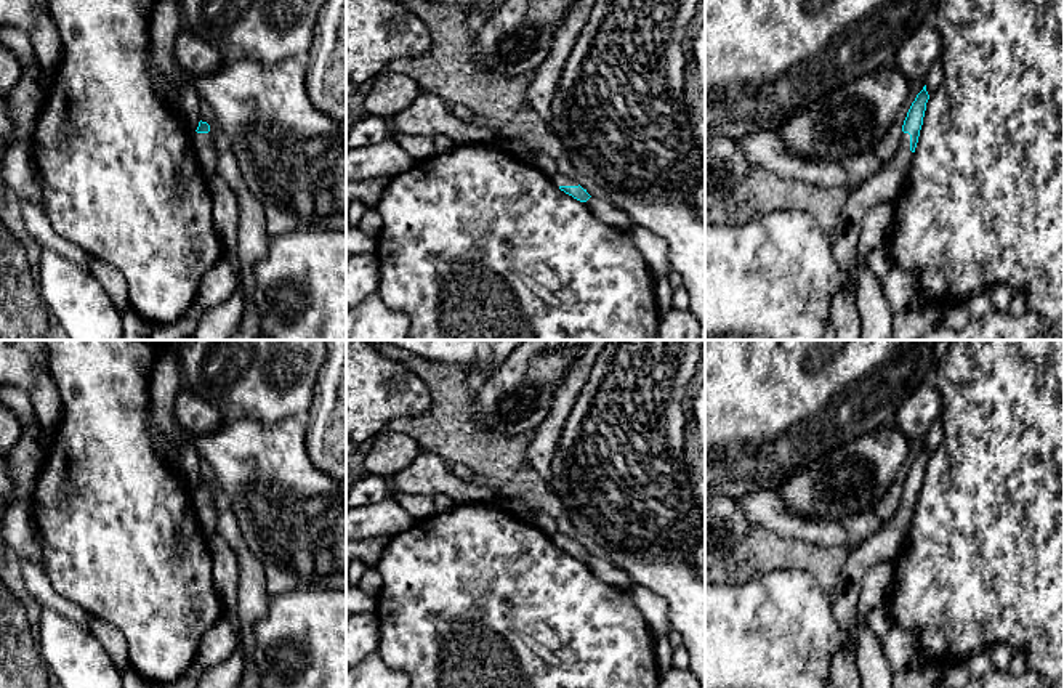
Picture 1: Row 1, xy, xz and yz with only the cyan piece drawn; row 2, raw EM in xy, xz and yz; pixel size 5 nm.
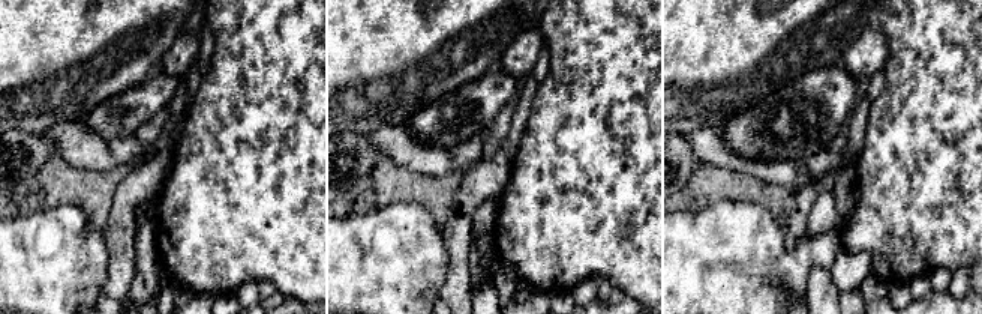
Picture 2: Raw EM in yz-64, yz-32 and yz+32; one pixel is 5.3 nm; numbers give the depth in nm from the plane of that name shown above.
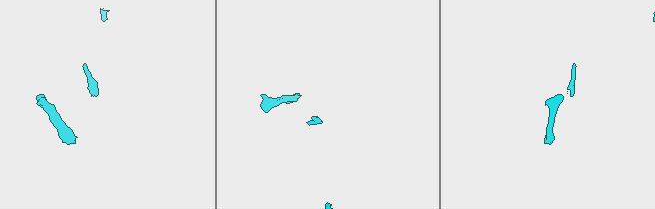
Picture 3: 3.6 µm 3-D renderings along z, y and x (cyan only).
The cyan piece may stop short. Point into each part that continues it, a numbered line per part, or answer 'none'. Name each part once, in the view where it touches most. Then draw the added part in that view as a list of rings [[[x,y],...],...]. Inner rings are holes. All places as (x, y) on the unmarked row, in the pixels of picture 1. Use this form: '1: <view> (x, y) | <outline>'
1: yz (882, 546) | [[[904,492],[899,508],[880,531],[849,547],[836,589],[830,595],[838,625],[849,630],[857,619],[859,595],[865,574],[880,561],[891,561],[905,539],[913,512],[910,494]]]

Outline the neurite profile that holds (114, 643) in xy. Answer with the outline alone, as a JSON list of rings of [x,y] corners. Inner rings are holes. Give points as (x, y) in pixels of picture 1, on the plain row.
[[[90,617],[88,630],[101,643],[120,672],[130,667],[128,646],[119,629],[101,619]]]

